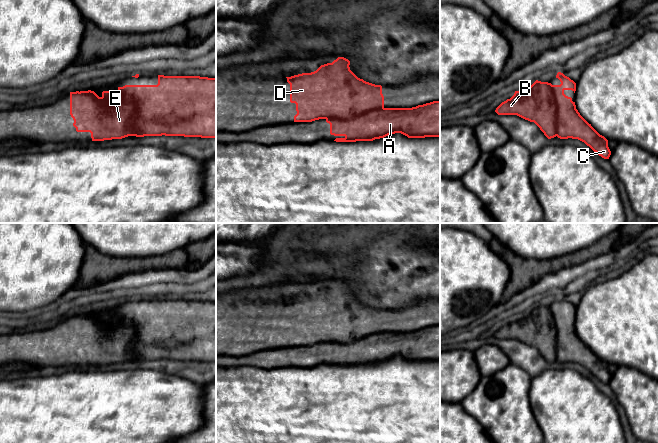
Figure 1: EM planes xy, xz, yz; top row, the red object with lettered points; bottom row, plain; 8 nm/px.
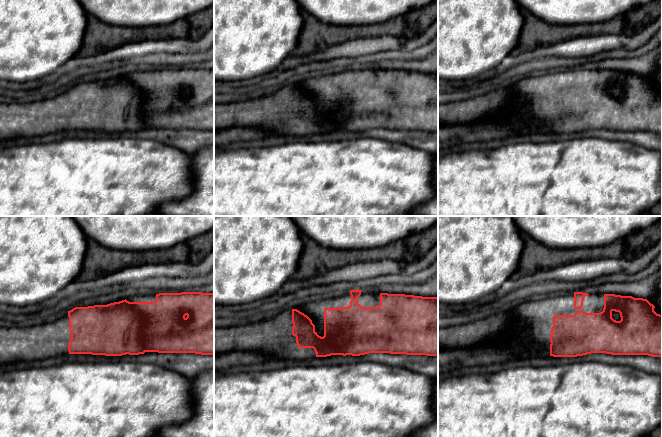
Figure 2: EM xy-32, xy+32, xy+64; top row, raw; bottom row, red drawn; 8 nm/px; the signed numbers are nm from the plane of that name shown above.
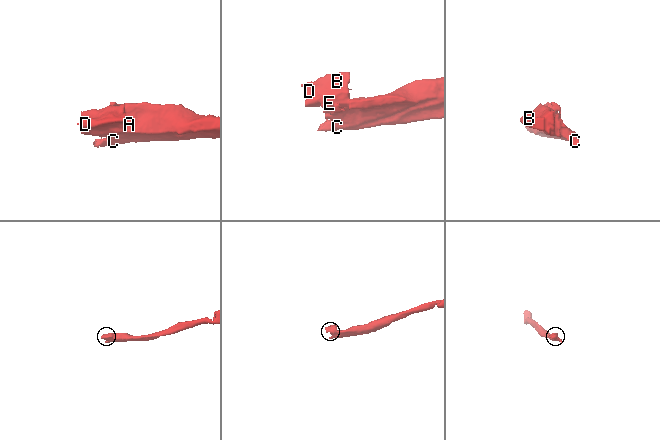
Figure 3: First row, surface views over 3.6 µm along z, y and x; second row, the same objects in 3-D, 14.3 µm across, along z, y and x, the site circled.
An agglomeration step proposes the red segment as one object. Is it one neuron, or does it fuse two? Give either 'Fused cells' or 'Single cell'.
Fused cells

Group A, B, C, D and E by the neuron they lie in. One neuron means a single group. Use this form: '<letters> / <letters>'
A C / B D E

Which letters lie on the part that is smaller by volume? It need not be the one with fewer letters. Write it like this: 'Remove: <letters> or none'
Remove: B, D, E

